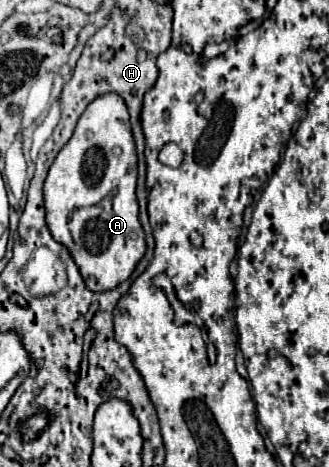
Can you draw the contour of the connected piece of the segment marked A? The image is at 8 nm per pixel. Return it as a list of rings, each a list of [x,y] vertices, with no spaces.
[[[117,93],[99,95],[87,105],[73,137],[57,153],[43,187],[49,231],[71,251],[91,291],[115,289],[145,255],[135,183],[137,151],[125,101]]]

